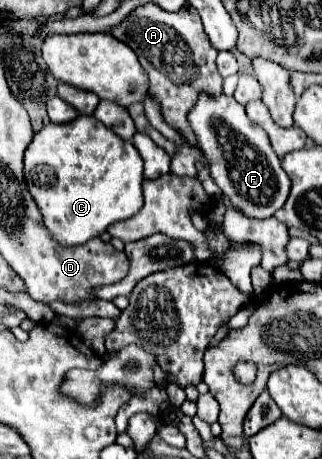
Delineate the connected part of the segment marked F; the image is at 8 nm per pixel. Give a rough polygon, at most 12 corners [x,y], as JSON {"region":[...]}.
{"region":[[225,93],[187,121],[213,181],[249,219],[273,217],[291,179],[265,129]]}

